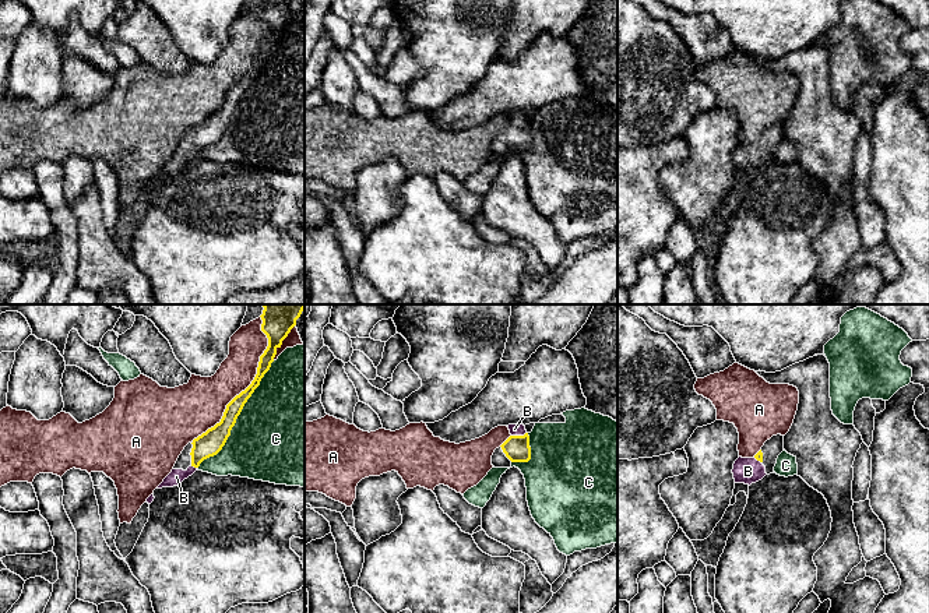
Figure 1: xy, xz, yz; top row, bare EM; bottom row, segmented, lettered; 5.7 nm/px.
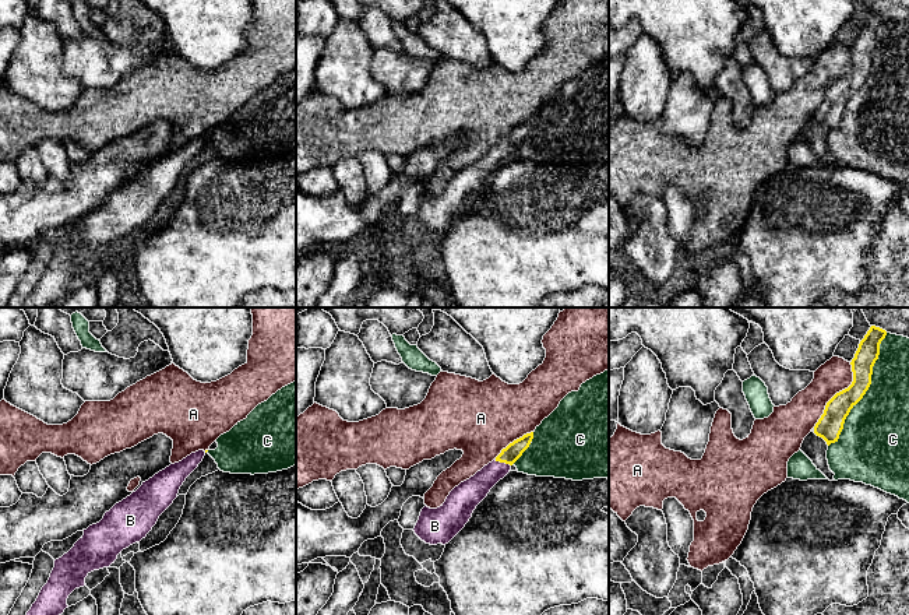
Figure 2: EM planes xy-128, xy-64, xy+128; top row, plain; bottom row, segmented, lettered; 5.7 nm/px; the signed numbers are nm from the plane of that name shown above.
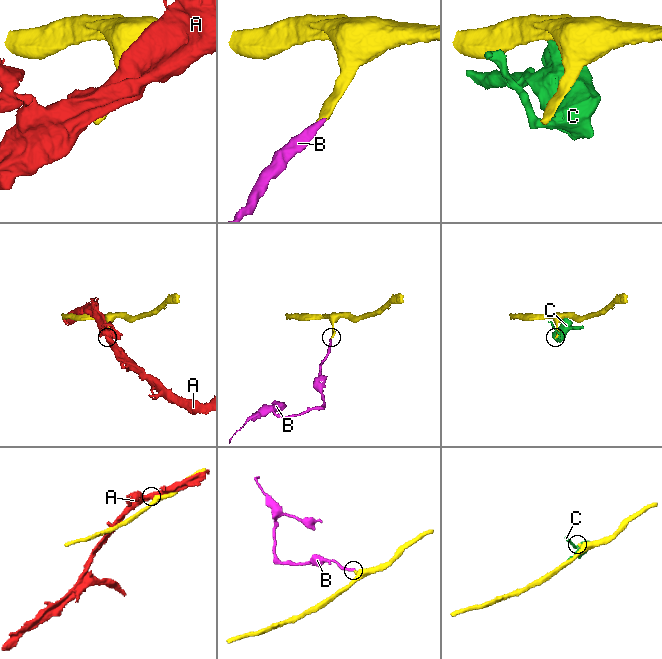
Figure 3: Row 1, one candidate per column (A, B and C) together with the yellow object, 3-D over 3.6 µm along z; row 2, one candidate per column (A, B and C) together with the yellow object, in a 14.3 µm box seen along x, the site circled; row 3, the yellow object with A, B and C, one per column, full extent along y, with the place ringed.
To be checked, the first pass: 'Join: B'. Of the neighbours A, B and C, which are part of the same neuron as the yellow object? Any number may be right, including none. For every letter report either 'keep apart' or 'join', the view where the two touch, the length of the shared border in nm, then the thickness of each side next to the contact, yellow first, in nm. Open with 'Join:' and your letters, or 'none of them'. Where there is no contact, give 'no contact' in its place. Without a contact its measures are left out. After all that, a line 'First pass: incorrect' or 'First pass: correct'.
Join: B
A: keep apart; contact in xy; length 850 nm; calibres 90 and 220 nm
B: join; contact in xz; length 90 nm; calibres 150 and 60 nm
C: keep apart; contact in xy; length 750 nm; calibres 140 and 480 nm
First pass: correct

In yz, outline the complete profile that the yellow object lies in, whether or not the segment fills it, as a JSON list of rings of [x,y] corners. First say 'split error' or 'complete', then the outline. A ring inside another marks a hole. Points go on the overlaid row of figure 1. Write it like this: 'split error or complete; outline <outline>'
split error; outline [[[761,450],[753,458],[742,458],[739,457],[733,464],[733,479],[735,483],[752,485],[761,480],[766,473],[766,466],[763,462]]]

